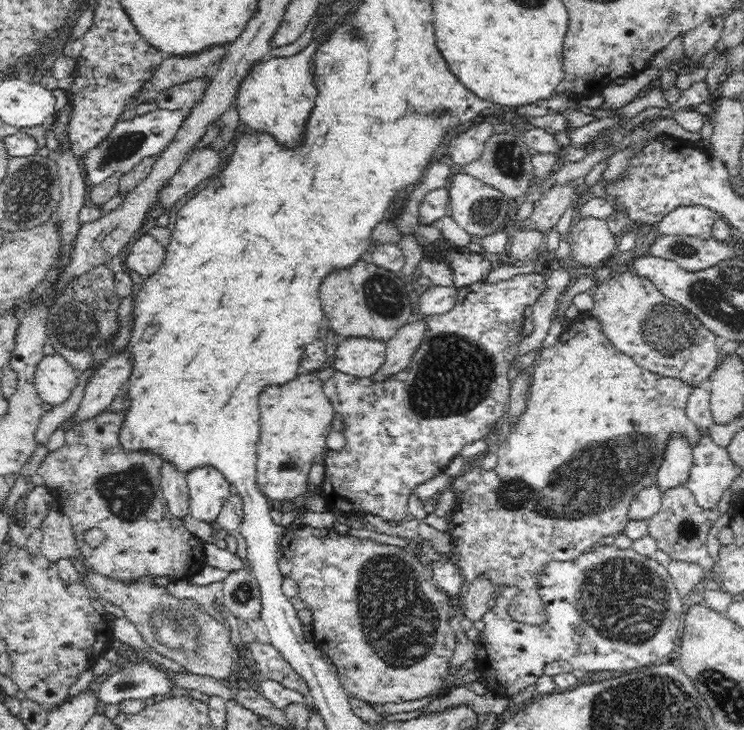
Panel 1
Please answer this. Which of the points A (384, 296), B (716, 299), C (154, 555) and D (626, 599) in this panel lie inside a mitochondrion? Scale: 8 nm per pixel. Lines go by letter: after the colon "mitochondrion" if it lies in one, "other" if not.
A: mitochondrion
B: mitochondrion
C: other
D: mitochondrion

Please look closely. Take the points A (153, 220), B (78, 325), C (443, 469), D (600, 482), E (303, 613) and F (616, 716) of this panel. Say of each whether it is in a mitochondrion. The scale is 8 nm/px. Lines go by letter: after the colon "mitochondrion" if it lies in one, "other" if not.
A: other
B: mitochondrion
C: other
D: mitochondrion
E: other
F: mitochondrion

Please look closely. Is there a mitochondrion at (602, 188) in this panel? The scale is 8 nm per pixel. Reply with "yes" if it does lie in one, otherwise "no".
no

